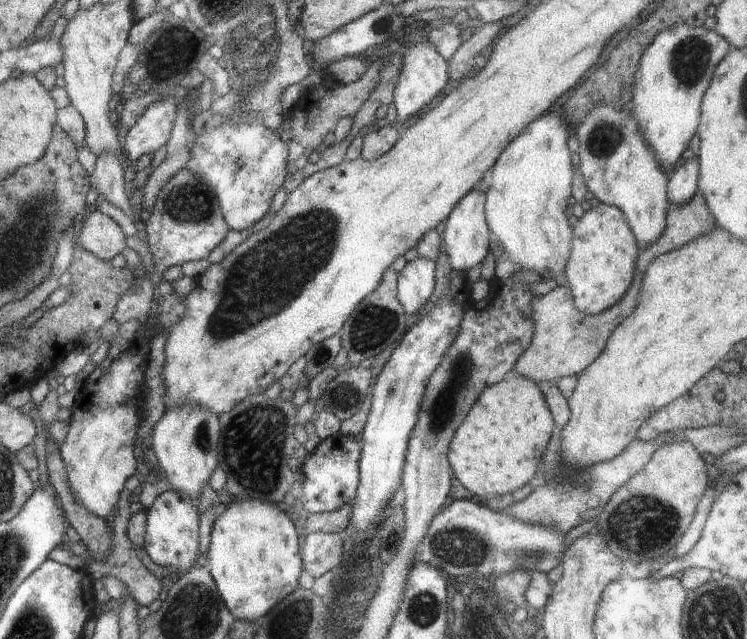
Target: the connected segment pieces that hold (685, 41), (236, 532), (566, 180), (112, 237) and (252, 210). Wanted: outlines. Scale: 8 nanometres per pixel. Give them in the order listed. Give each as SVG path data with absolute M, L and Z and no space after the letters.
M680 24L660 31L642 53L629 106L664 171L674 171L676 162L698 132L701 100L716 66L731 49L729 42L715 30Z
M254 498L227 499L228 507L215 520L210 535L207 570L214 578L214 584L235 619L246 622L260 621L273 606L299 586L298 577L303 571L300 552L301 542L296 528L290 520L287 509L272 502L260 502Z
M553 112L535 118L519 134L498 157L492 170L490 185L485 192L485 214L488 228L492 232L493 239L504 248L509 260L520 264L524 270L532 272L550 272L554 280L566 283L566 264L571 252L573 228L568 224L566 216L566 202L571 196L571 184L576 172L576 158L568 149L567 140L571 130L566 126L562 116L556 116Z
M92 208L81 216L78 244L100 260L110 261L126 247L122 228L110 216Z
M224 122L214 128L203 127L197 134L185 168L198 174L216 194L223 218L230 229L250 228L269 212L274 194L288 175L288 150L275 130L266 126Z

